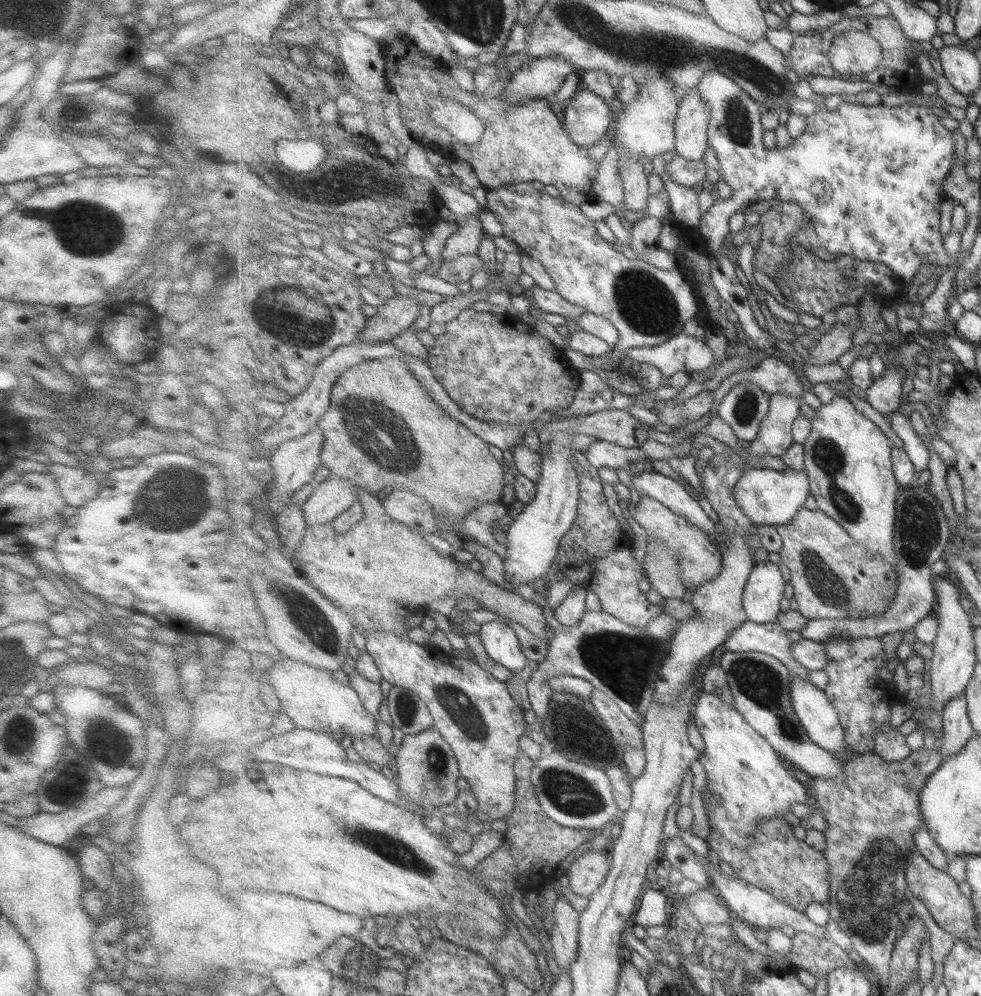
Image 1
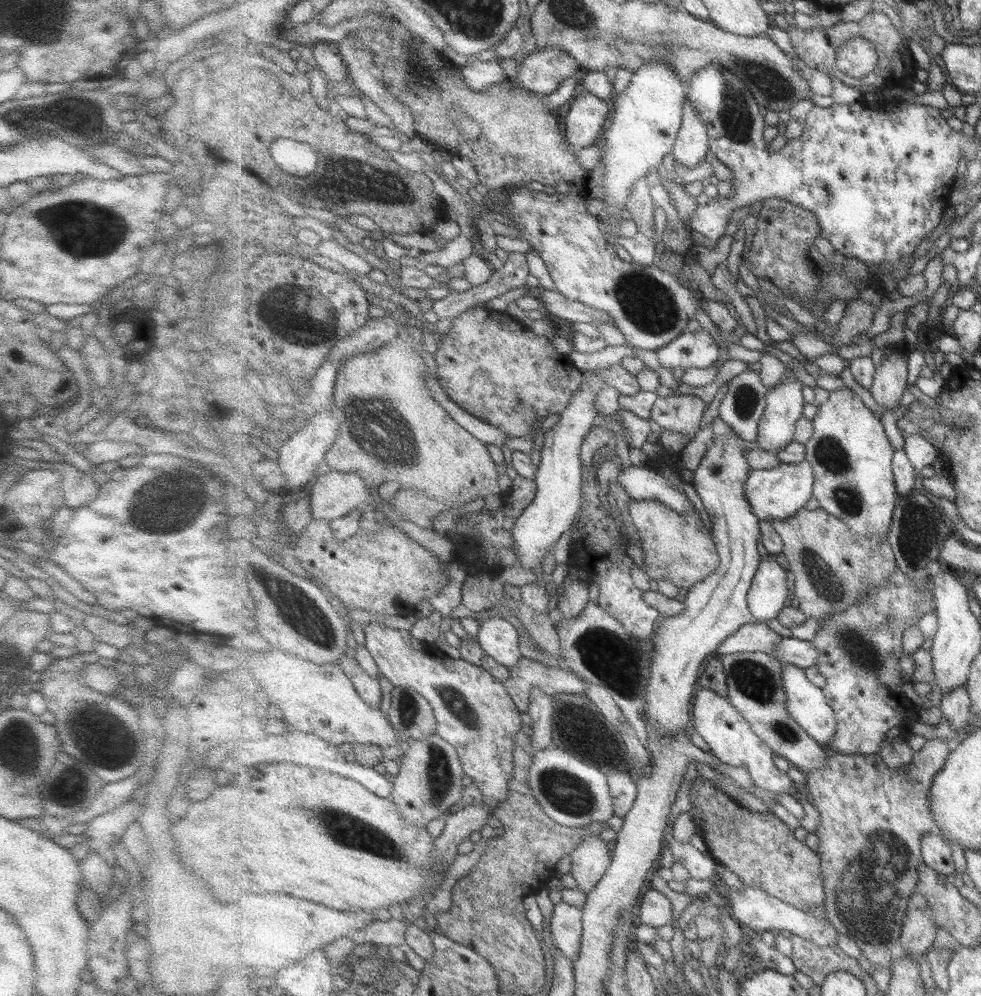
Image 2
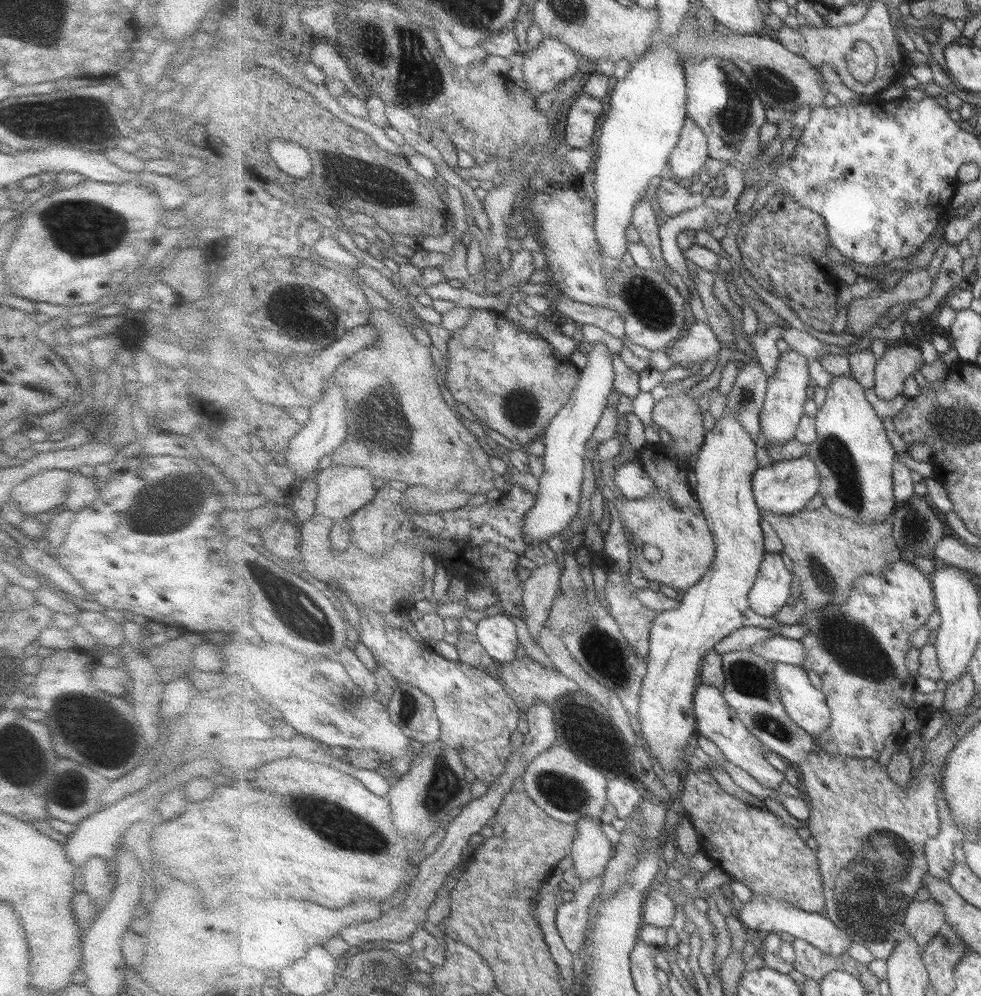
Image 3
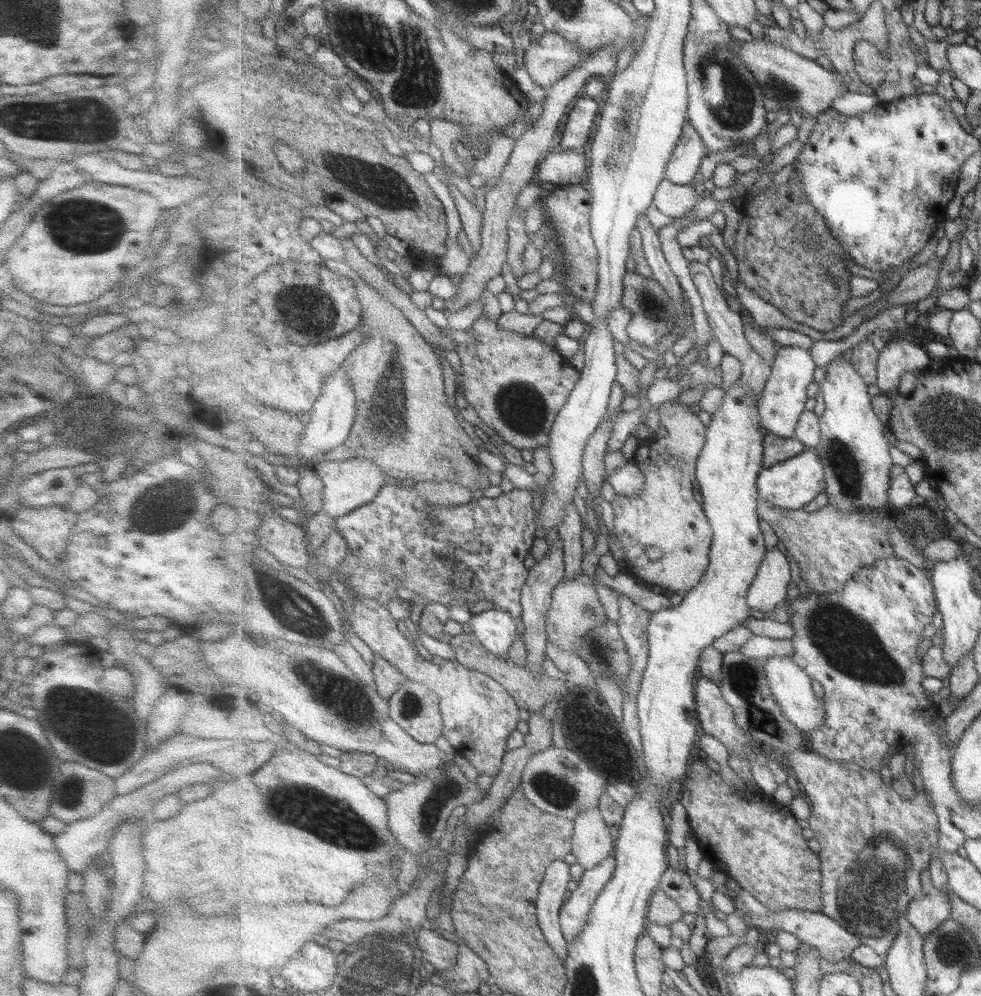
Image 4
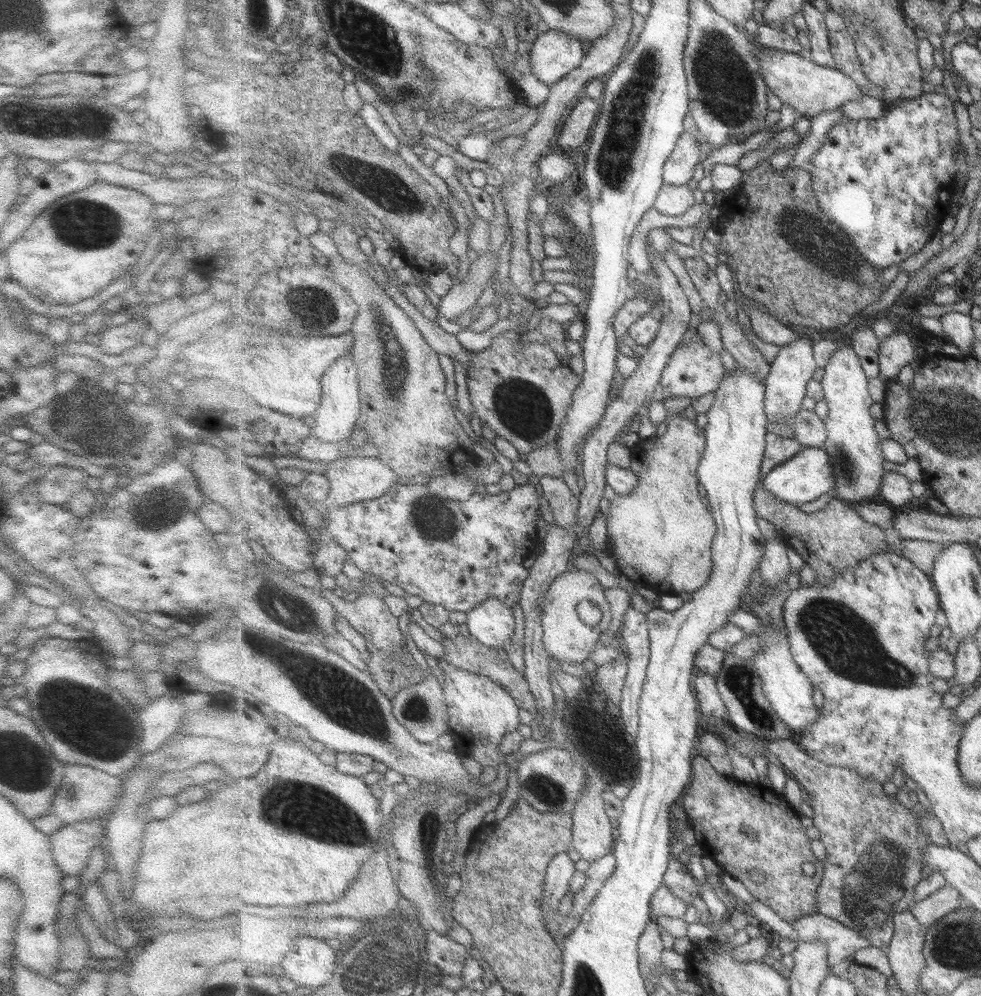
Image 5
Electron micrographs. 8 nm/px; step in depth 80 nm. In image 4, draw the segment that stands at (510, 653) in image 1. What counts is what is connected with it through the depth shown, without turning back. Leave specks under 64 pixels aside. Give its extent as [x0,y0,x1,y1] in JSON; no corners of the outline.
[469,605,519,656]

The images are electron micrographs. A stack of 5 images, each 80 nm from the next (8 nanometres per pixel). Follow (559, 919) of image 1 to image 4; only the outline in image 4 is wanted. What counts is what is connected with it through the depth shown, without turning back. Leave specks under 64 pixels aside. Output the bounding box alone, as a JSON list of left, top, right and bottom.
[560,858,616,943]

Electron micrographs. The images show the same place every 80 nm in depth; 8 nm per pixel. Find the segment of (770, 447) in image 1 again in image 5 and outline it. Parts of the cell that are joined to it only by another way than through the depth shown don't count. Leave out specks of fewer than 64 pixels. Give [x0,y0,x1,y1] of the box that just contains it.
[766,333,818,425]

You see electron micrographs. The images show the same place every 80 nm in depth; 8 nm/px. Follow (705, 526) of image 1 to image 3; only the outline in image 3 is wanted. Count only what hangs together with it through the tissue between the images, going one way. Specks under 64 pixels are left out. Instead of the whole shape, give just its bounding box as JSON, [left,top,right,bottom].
[614,460,656,499]

